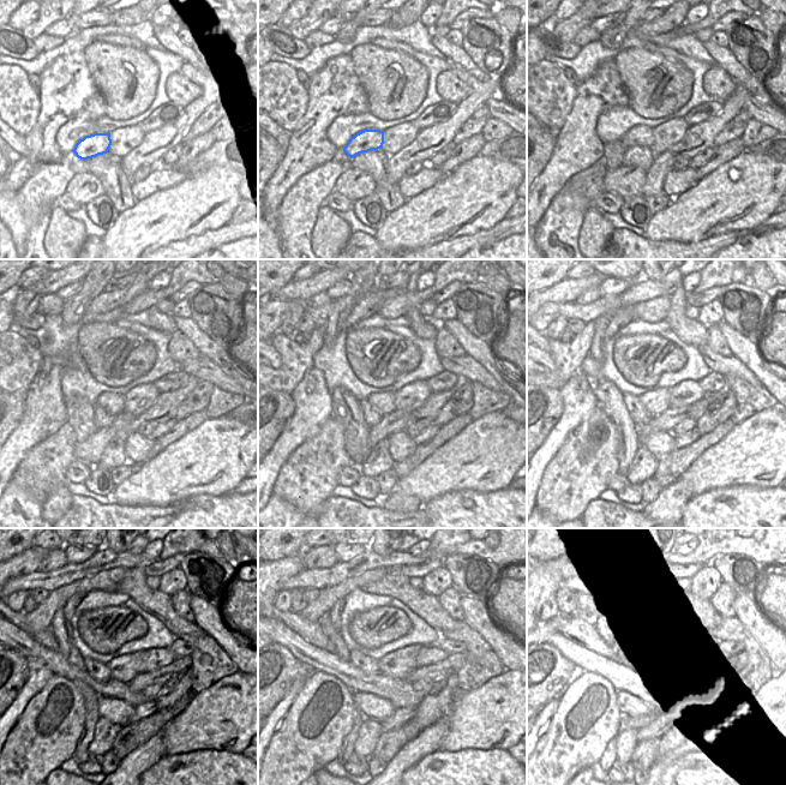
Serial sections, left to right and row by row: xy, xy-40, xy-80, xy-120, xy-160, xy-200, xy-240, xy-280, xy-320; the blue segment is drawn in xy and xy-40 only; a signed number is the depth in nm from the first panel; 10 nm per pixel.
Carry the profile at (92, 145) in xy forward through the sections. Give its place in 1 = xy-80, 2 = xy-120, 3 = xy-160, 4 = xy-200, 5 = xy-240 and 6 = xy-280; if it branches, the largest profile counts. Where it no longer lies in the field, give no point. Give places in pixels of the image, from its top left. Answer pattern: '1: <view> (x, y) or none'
1: xy-80 (641, 135)
2: xy-120 (113, 403)
3: xy-160 (384, 402)
4: xy-200 (656, 401)
5: xy-240 (125, 667)
6: xy-280 (400, 664)

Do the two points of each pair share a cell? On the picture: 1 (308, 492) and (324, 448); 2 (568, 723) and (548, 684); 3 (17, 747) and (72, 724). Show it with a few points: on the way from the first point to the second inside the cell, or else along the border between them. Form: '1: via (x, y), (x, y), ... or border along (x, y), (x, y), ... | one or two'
1: via (308, 481), (311, 468), (318, 459) | one
2: border along (576, 673), (558, 695) | two
3: via (31, 747), (35, 747), (44, 737), (60, 735) | one

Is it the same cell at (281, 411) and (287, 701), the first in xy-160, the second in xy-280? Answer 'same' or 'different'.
different

